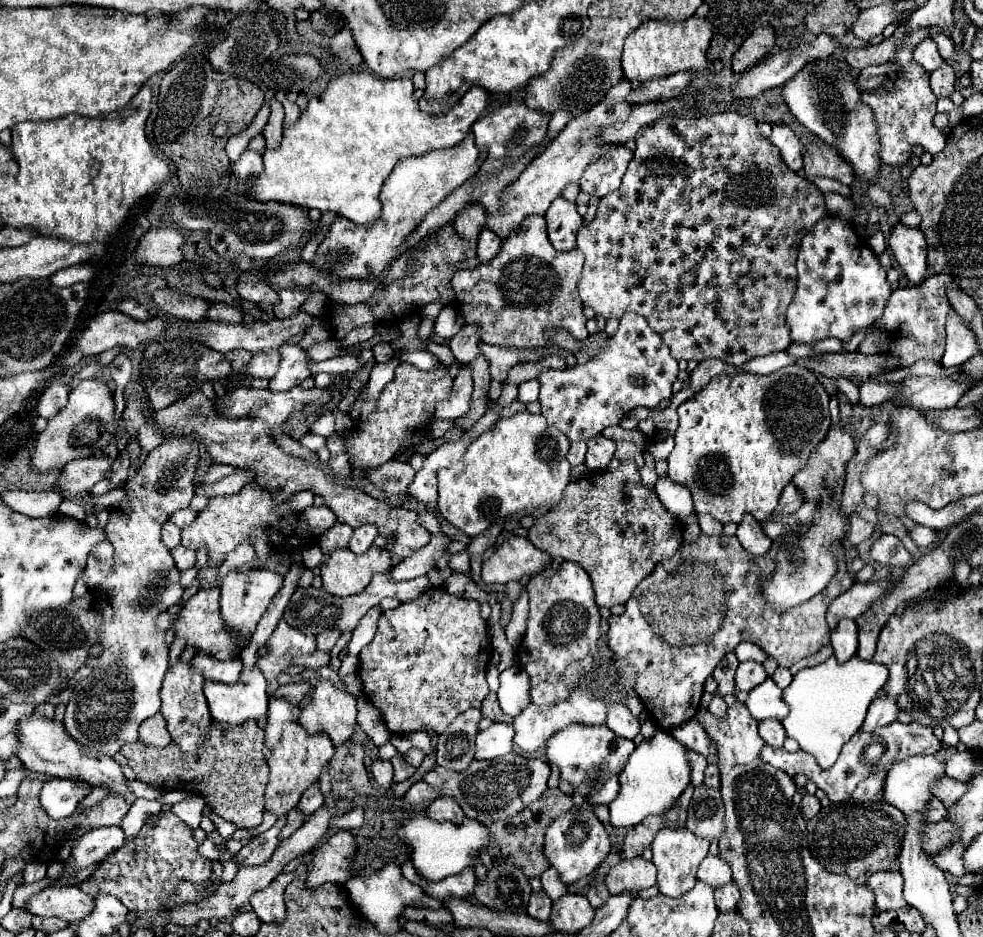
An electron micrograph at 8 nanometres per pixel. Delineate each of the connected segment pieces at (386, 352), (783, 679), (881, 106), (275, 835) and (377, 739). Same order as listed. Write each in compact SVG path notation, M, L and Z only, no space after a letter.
M381 342L372 348L374 359L377 363L386 363L394 356L395 352L390 344Z
M778 667L776 673L772 675L772 681L774 681L780 689L784 689L784 687L792 681L792 673L790 673L788 669L784 669L784 667Z
M929 27L916 29L910 35L906 35L906 39L896 47L896 55L892 61L900 65L900 71L898 71L898 77L894 79L894 87L890 87L888 91L880 91L880 93L878 91L862 93L862 101L866 101L874 109L874 115L878 121L880 143L882 143L880 157L886 165L892 165L892 167L906 165L916 145L924 147L932 155L938 155L946 143L942 131L936 129L932 121L936 115L936 95L932 93L930 83L928 83L930 75L922 67L918 67L918 63L914 63L912 59L914 45L918 45L929 35Z
M280 817L272 829L268 829L266 833L260 833L258 837L254 837L246 847L242 847L242 851L234 857L238 861L238 865L262 865L266 863L274 849L280 845L280 831L286 825L286 817Z
M364 695L358 697L358 725L366 731L366 735L376 743L376 747L384 745L390 739L390 731L386 729L380 709L370 703Z

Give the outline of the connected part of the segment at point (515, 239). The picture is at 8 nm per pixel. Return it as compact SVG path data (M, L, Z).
M530 215L514 235L504 239L498 255L490 263L454 273L452 289L456 293L458 311L466 325L480 327L480 339L490 345L546 347L558 329L582 341L590 335L582 313L584 305L576 291L582 265L584 255L578 247L564 253L554 251L548 241L544 217Z

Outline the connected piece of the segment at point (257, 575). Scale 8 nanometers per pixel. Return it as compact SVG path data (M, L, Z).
M250 569L250 571L230 571L220 585L222 597L220 597L220 607L222 607L222 619L226 621L228 627L232 627L238 635L242 637L250 637L258 625L258 621L262 619L262 615L266 613L270 601L274 599L274 595L280 591L284 577L268 571L268 569Z

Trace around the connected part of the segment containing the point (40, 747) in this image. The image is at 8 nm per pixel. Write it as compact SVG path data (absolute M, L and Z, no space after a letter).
M32 713L26 719L20 719L16 735L18 735L16 757L22 761L22 765L28 771L36 771L36 773L44 773L44 775L52 775L52 777L60 777L60 779L86 781L90 785L106 785L110 789L110 793L124 795L128 803L134 803L136 797L130 795L120 765L112 757L86 755L84 747L78 745L74 739L70 739L62 721L48 719L48 717Z

